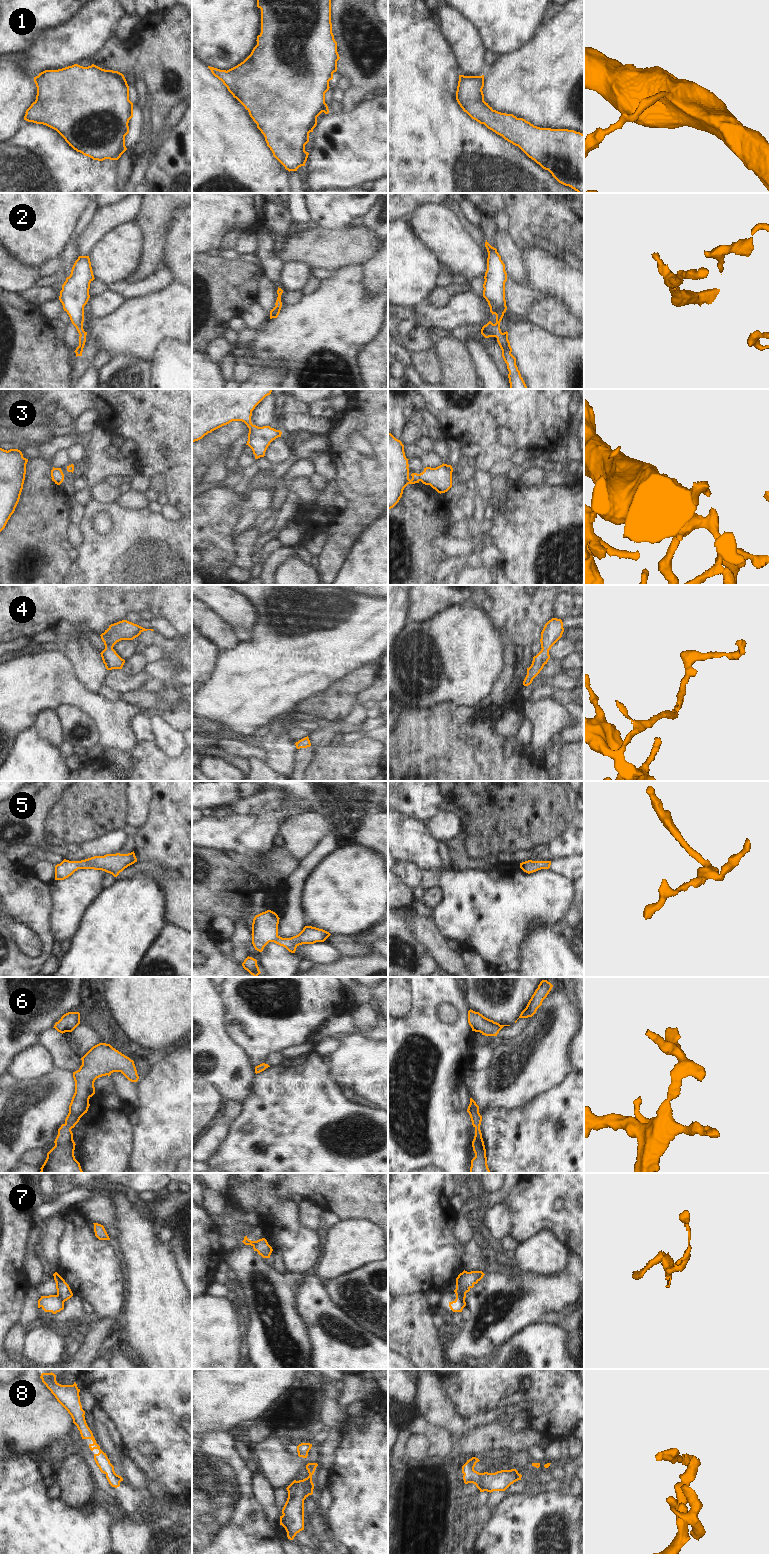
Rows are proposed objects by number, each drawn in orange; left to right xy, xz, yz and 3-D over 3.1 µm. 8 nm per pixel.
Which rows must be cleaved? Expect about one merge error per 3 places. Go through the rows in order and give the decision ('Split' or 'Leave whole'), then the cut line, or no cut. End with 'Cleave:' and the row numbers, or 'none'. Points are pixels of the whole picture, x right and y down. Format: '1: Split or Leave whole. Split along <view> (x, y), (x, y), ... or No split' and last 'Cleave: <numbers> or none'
1: Leave whole. No split
2: Leave whole. No split
3: Leave whole. No split
4: Leave whole. No split
5: Leave whole. No split
6: Leave whole. No split
7: Split. Split along yz (456, 1293), (464, 1300)
8: Leave whole. No split
Cleave: 7

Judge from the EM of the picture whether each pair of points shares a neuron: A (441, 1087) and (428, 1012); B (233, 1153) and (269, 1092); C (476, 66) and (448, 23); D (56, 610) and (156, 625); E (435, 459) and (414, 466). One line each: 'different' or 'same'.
A: same
B: same
C: same
D: different
E: different

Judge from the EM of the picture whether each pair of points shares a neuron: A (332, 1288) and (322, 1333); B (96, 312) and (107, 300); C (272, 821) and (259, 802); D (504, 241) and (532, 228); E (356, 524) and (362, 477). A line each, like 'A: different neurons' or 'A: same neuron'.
A: different neurons
B: same neuron
C: different neurons
D: different neurons
E: same neuron

